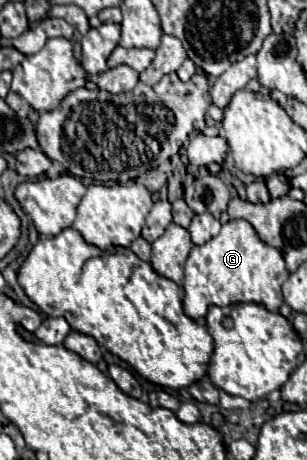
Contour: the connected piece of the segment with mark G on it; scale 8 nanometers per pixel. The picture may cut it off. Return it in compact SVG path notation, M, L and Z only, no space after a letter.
M229 220L223 224L219 236L203 246L193 246L185 262L183 310L193 320L203 318L211 304L229 306L237 302L257 302L277 312L283 304L281 286L287 276L285 260L277 248L263 244L247 220Z

